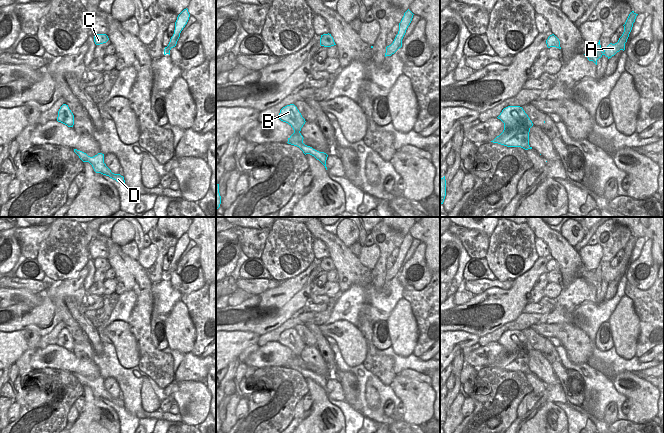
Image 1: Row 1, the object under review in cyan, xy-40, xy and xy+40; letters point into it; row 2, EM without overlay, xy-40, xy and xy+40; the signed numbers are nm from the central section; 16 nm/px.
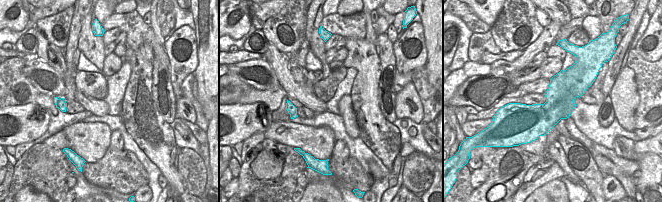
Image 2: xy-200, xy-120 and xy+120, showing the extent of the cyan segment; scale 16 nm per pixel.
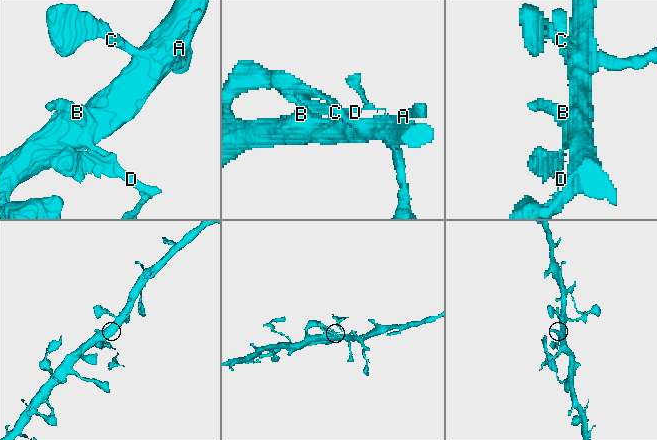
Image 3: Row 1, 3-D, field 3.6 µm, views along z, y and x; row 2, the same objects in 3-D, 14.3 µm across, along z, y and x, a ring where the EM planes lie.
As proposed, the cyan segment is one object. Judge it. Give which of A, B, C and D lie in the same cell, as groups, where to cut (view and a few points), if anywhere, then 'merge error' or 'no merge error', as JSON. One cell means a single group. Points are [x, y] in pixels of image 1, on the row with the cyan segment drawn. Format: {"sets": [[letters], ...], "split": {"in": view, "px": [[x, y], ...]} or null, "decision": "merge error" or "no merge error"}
{"sets": [["A", "B", "C"], ["D"]], "split": {"in": "xy", "px": [[304, 144], [299, 147]]}, "decision": "merge error"}

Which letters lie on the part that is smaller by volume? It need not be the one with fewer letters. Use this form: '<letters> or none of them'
D

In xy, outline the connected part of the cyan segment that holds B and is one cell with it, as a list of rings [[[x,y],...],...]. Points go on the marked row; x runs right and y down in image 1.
[[[294,104],[287,105],[280,110],[278,118],[288,123],[294,130],[294,133],[288,138],[288,144],[301,147],[303,143],[303,136],[300,131],[305,124],[305,119]]]

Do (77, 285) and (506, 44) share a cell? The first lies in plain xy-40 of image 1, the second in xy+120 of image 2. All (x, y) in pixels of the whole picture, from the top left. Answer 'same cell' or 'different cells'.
different cells

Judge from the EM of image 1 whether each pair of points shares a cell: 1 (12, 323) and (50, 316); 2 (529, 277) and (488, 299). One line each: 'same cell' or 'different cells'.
1: same cell
2: same cell

